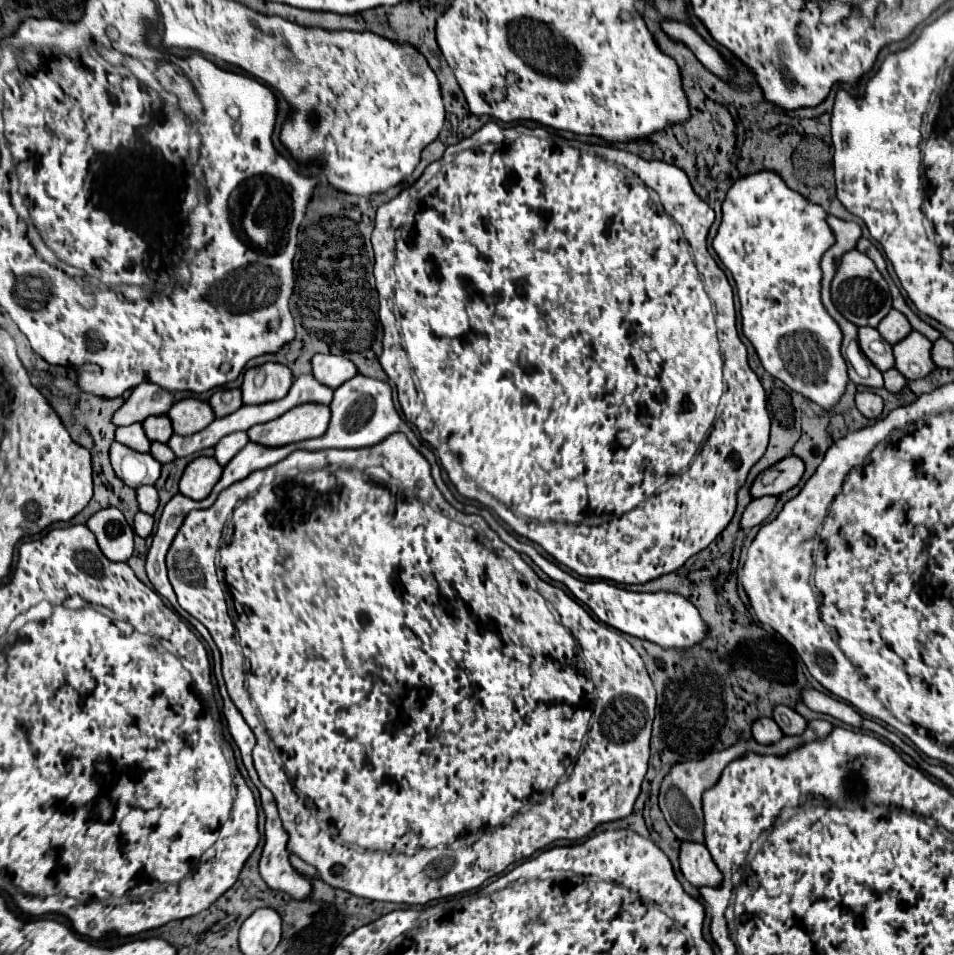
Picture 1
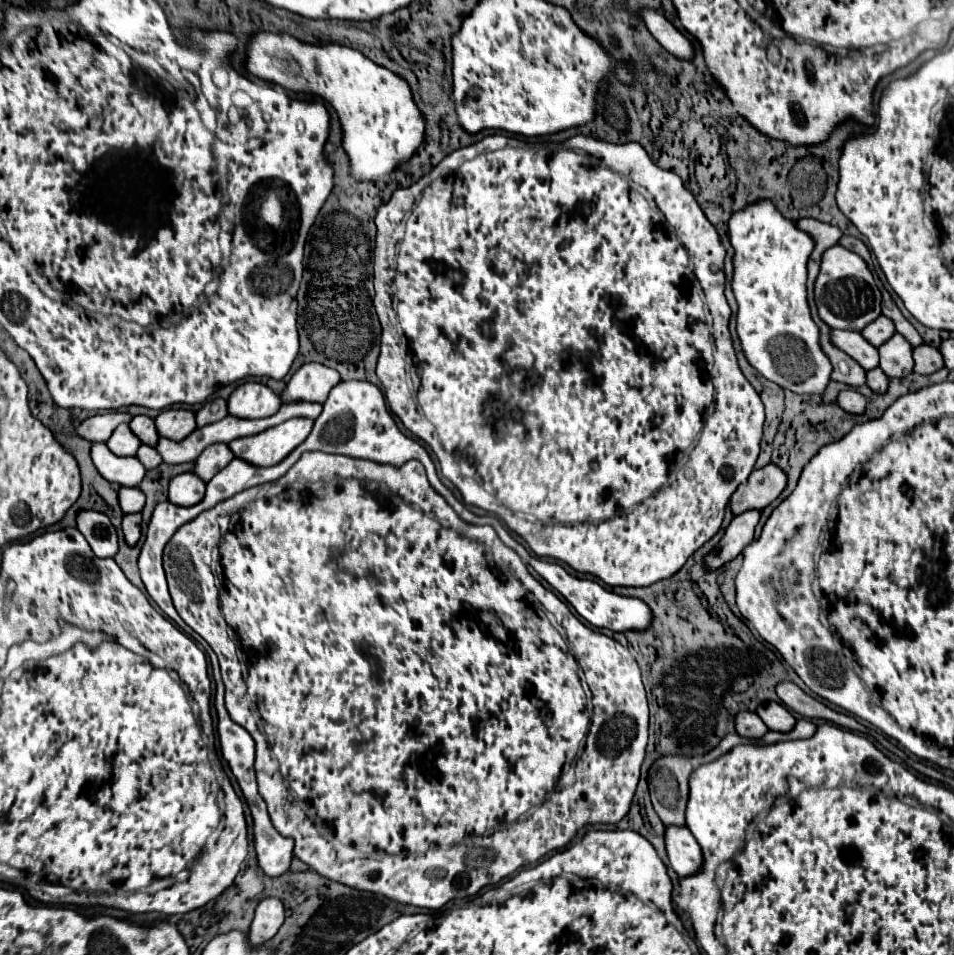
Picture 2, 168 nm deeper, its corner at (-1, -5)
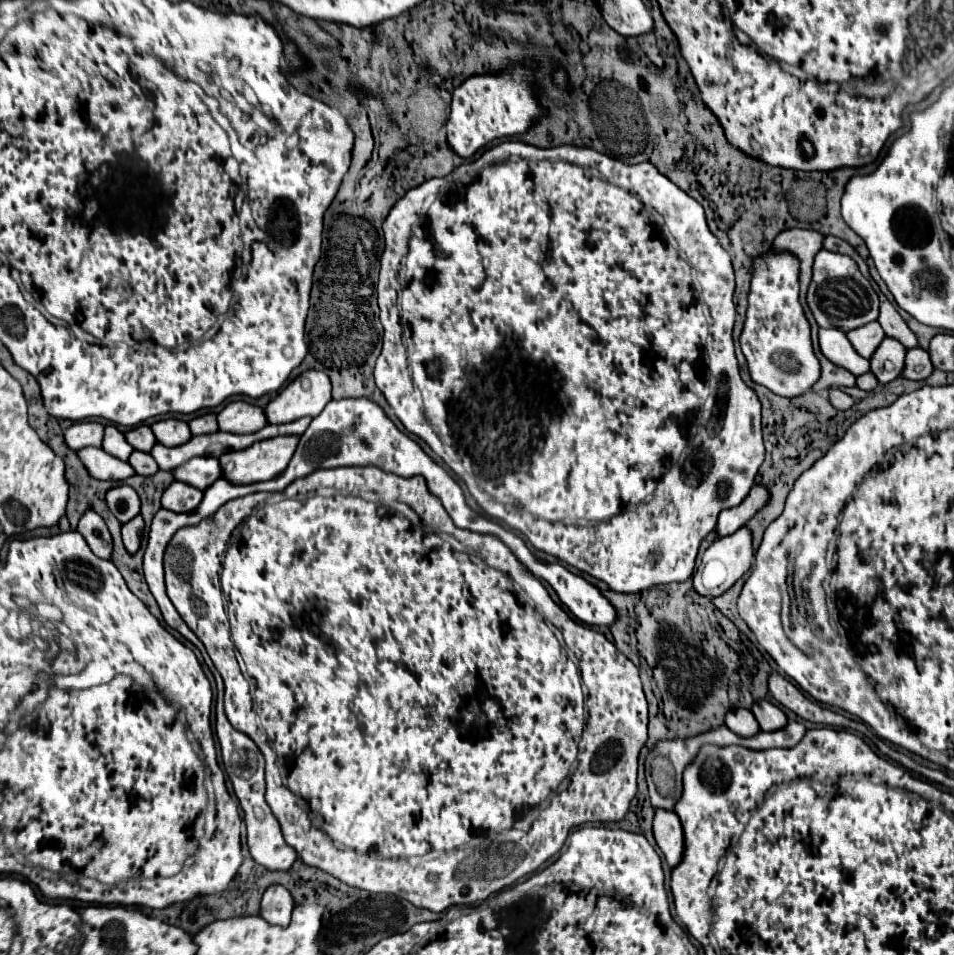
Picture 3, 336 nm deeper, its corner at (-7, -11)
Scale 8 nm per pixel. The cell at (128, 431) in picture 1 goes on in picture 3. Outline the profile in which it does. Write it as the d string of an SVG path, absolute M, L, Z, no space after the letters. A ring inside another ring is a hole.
M107 425L107 431L105 431L105 439L103 439L103 449L121 459L121 461L127 461L129 455L133 453L133 447L127 443L125 435L115 427L115 425Z

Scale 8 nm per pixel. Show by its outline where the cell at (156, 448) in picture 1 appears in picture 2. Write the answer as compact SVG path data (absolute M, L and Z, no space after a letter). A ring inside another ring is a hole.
M141 445L137 449L135 457L145 465L145 469L153 469L153 467L157 467L161 463L161 455L153 447L149 447L149 445Z

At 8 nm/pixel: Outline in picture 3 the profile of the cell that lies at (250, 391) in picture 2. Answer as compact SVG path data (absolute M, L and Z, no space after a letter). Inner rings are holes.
M247 401L229 403L219 415L219 429L231 433L253 433L267 425L267 415L261 407Z

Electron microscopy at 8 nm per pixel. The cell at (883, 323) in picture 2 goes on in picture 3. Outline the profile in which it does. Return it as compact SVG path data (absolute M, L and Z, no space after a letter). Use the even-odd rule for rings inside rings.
M875 321L875 323L867 323L867 327L859 327L855 331L847 333L851 345L855 347L855 351L859 355L863 355L865 359L871 359L871 355L875 353L875 349L881 345L881 341L885 339L885 331L883 327Z

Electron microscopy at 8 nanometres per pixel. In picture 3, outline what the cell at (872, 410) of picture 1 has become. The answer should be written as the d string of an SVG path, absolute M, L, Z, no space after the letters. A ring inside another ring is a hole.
M829 389L829 401L839 411L847 411L847 409L851 409L855 405L855 399L849 397L847 393L839 391L839 389Z

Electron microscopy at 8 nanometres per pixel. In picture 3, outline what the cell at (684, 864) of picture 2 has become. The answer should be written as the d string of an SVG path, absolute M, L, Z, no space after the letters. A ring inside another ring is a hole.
M655 811L653 833L667 865L675 869L683 861L685 853L685 835L679 817L673 811Z

